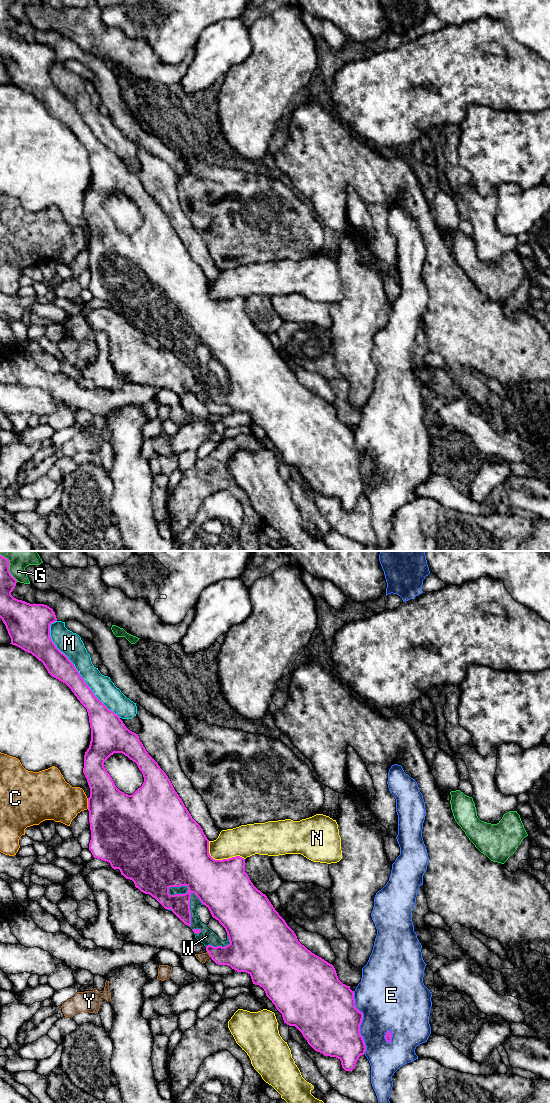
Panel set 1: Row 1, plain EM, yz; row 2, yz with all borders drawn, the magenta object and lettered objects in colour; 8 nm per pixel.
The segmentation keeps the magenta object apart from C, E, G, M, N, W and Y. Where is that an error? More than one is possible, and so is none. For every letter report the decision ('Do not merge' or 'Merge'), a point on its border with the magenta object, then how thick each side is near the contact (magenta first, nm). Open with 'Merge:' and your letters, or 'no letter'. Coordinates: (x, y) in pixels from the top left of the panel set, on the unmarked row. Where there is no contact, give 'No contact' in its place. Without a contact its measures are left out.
Merge: W
C: Do not merge. Touches magenta at yz (88, 243). Thickness 420 nm (magenta) against 320 nm
E: Do not merge. Touches magenta at yz (361, 462). Thickness 480 nm (magenta) against 420 nm
G: Do not merge. Touches magenta at yz (9, 11). Thickness 130 nm (magenta) against 130 nm
M: Do not merge. Touches magenta at yz (77, 111). Thickness 200 nm (magenta) against 190 nm
N: Do not merge. Touches magenta at yz (220, 300). Thickness 420 nm (magenta) against 260 nm
W: Merge. Touches magenta at yz (189, 349). Thickness 280 nm (magenta) against 120 nm
Y: Do not merge. Touches magenta at yz (209, 394). Thickness 240 nm (magenta) against 70 nm

